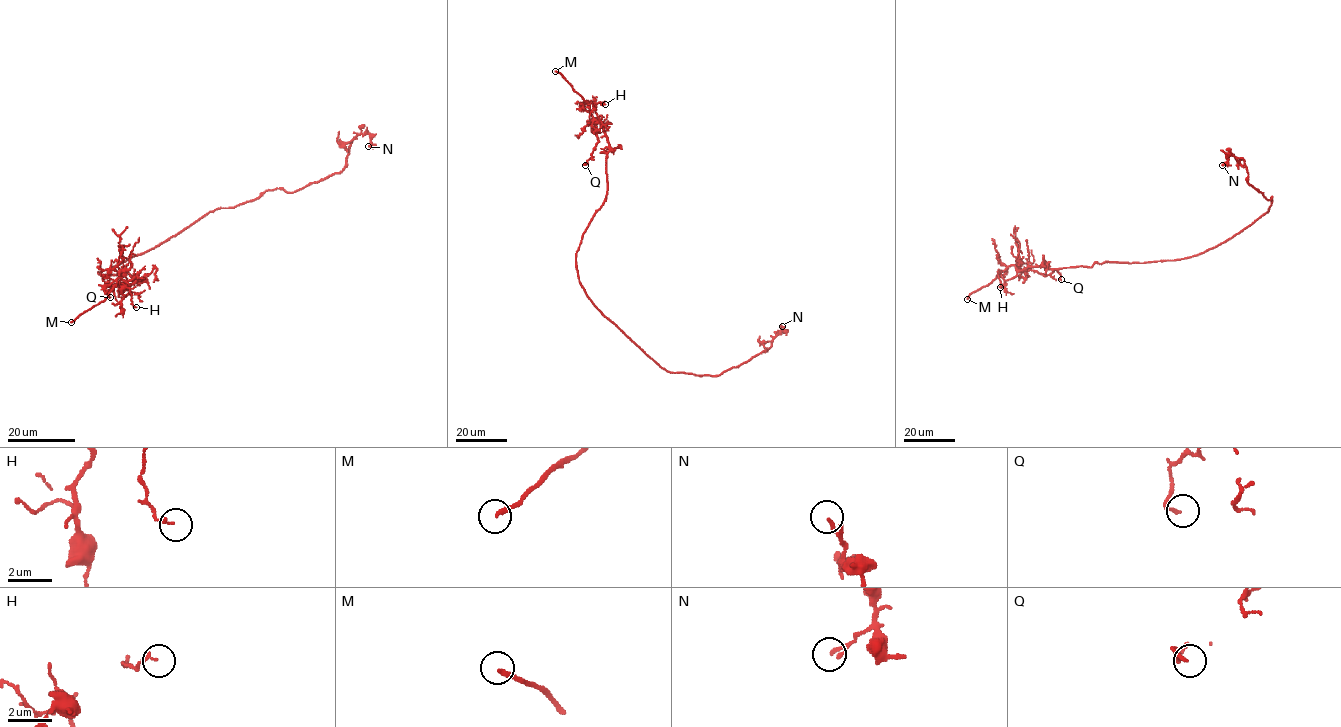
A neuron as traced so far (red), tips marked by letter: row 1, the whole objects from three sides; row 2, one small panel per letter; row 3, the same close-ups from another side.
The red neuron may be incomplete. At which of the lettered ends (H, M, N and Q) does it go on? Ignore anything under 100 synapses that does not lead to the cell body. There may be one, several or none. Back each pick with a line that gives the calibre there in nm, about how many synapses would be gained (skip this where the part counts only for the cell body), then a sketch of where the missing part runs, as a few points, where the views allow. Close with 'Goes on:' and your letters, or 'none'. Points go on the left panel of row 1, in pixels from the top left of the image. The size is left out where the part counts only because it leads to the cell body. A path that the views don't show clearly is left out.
M: Thickness 200 nm. Course of what is missing: (71, 322), (80, 337), (81, 346), (77, 352), (82, 355), (145, 339), (169, 325), (195, 321), (194, 324)
Goes on: M

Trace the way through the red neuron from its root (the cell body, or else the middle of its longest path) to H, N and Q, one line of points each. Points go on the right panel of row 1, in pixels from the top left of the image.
H: (1199, 254), (1145, 263), (1104, 261), (1090, 267), (1029, 266), (1006, 280), (999, 272), (1000, 287)
N: (1199, 254), (1238, 233), (1271, 205), (1272, 197), (1268, 200), (1248, 183), (1242, 158), (1228, 154), (1222, 165)
Q: (1199, 254), (1145, 263), (1104, 261), (1090, 267), (1024, 269), (1046, 275), (1055, 269), (1061, 279)

